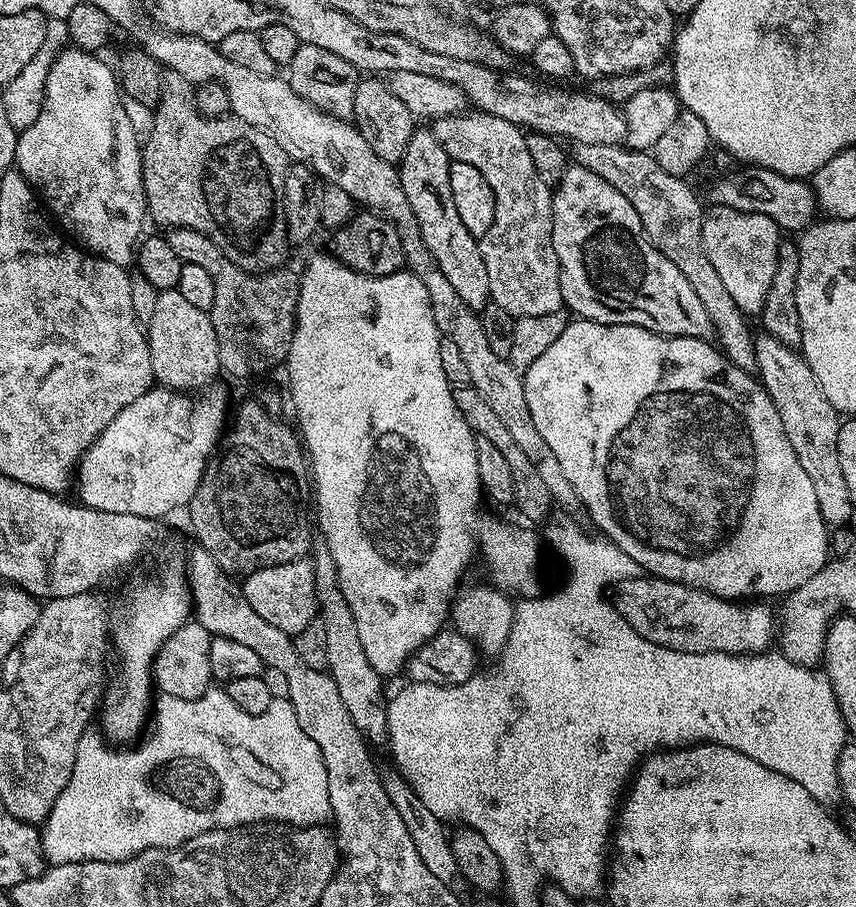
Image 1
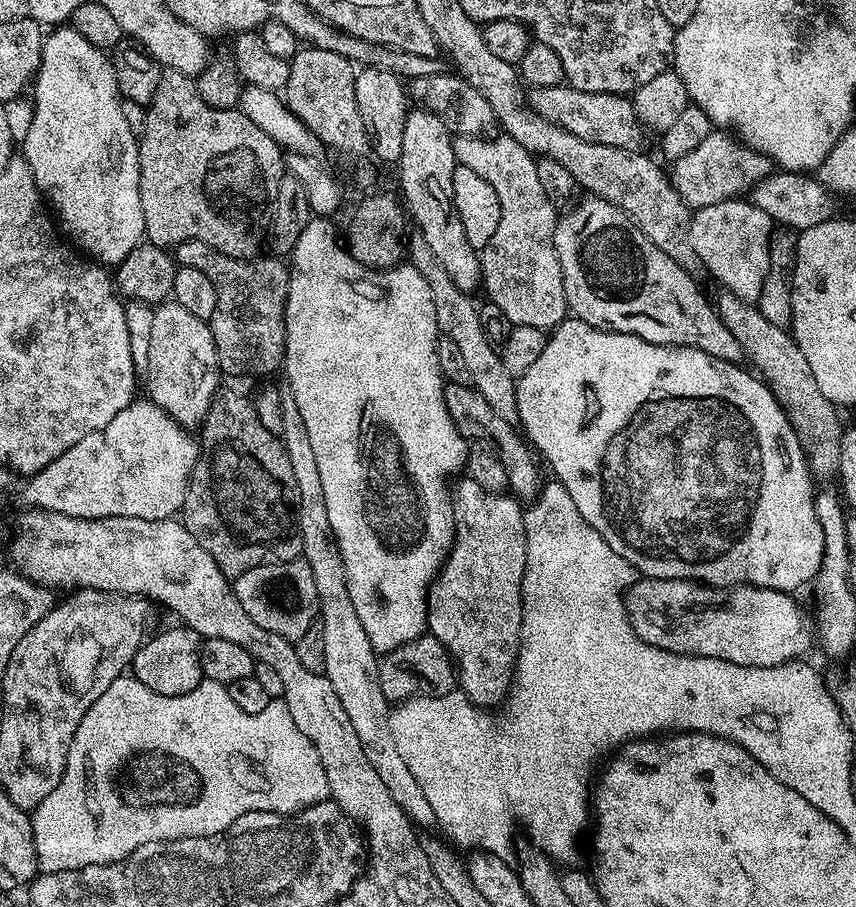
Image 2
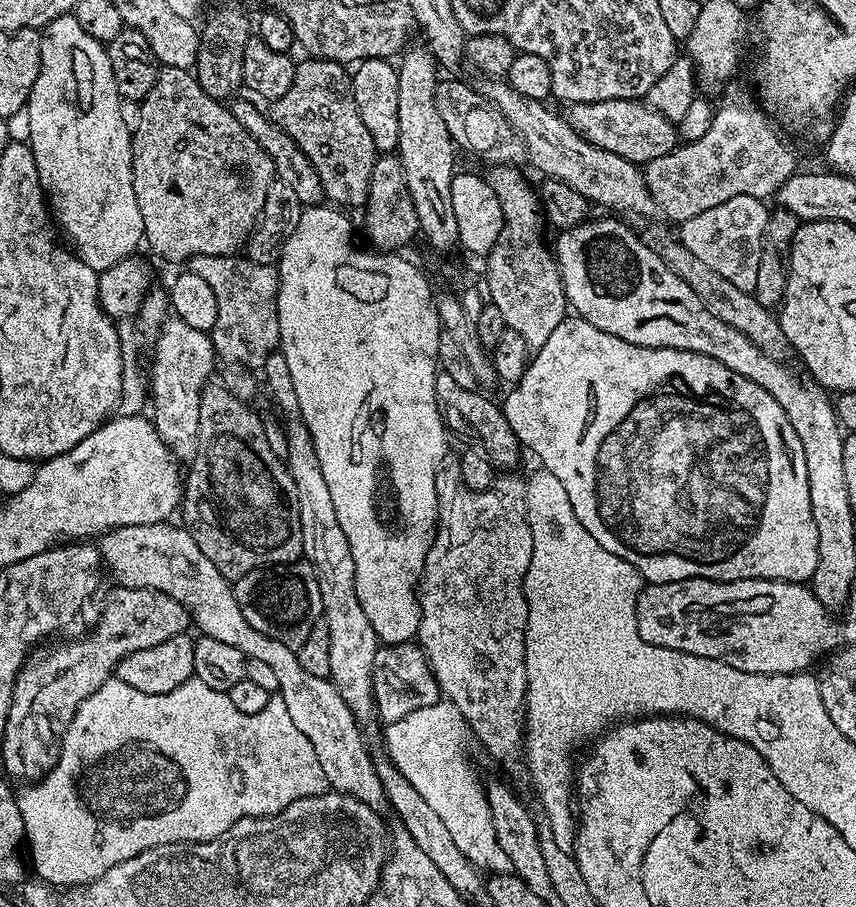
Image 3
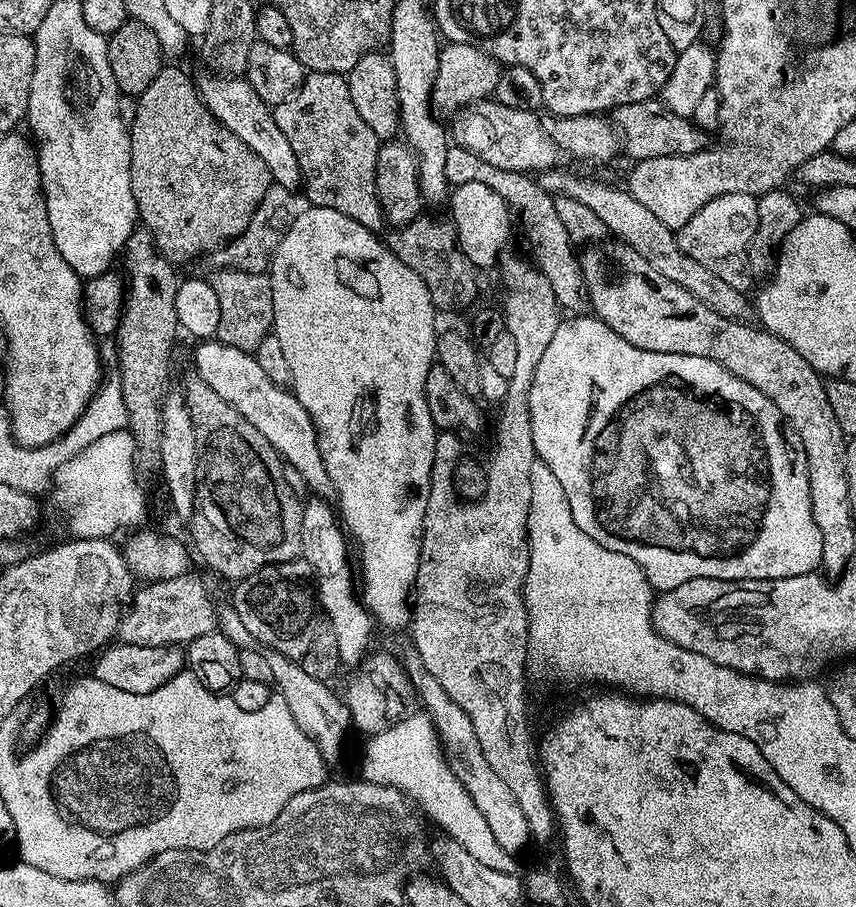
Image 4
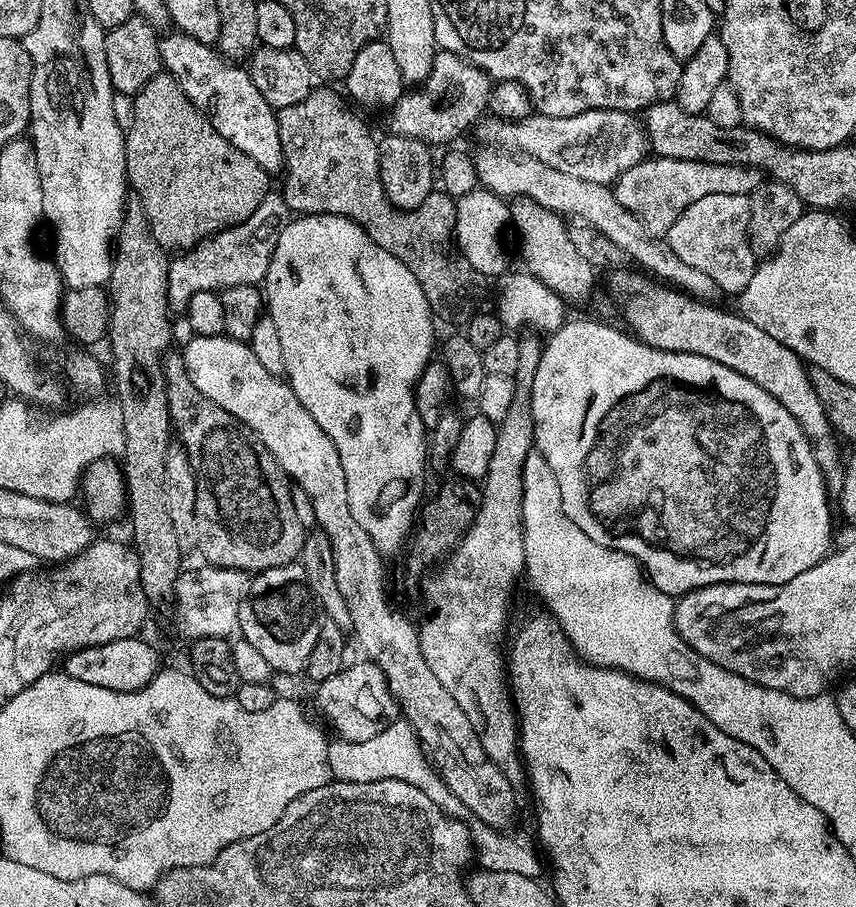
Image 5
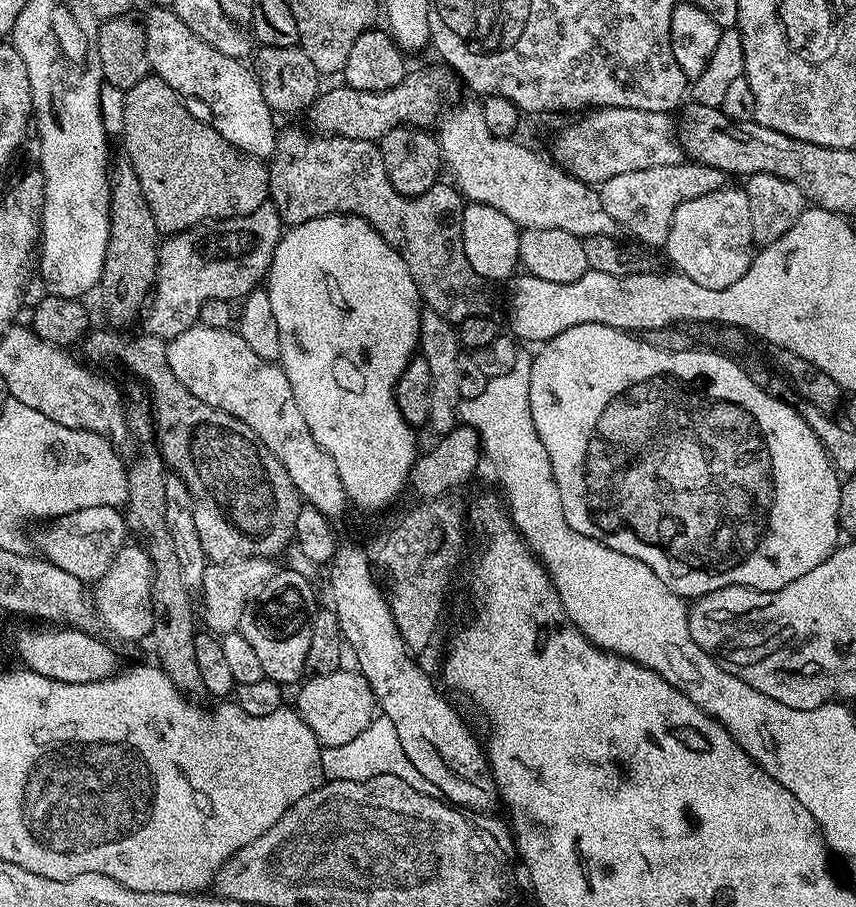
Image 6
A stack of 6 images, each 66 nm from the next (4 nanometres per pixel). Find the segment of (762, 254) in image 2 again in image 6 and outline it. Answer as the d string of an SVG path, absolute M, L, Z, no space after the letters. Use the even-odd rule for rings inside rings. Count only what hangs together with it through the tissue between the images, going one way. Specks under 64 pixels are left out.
M725 186L682 202L670 222L666 251L672 259L671 267L686 278L694 278L698 286L726 290L726 286L738 282L738 278L746 274L754 255L750 202L743 187Z

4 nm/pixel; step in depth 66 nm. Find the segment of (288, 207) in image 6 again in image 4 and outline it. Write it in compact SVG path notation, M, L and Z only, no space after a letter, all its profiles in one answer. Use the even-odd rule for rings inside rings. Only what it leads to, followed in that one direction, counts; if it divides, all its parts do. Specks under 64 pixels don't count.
M308 72L296 93L275 105L272 113L274 122L278 122L278 130L286 134L286 142L290 142L294 150L294 158L298 158L302 192L308 195L307 203L313 208L338 210L338 214L346 214L346 218L354 218L354 222L366 226L371 232L379 233L380 227L386 224L376 193L376 163L382 142L374 130L366 126L354 102L350 102L347 79L339 72ZM421 214L417 220L393 227L391 231L386 236L388 248L399 260L406 262L406 266L410 266L410 270L414 270L422 282L426 282L432 304L437 310L441 313L460 312L475 302L480 292L481 273L470 262L470 258L462 254L451 219L435 220L428 214Z

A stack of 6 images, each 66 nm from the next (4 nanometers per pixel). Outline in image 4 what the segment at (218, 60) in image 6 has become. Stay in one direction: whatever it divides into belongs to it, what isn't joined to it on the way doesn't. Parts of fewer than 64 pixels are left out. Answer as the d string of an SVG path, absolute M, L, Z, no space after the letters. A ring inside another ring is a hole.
M204 74L201 80L198 80L200 97L202 102L214 114L214 118L234 138L246 142L262 162L266 162L266 170L270 170L273 184L286 186L293 190L301 187L300 167L298 158L294 158L294 150L290 147L290 142L286 142L286 134L278 130L278 122L274 122L272 108L254 90L254 86L248 84L247 79L239 76L217 76L215 74Z

